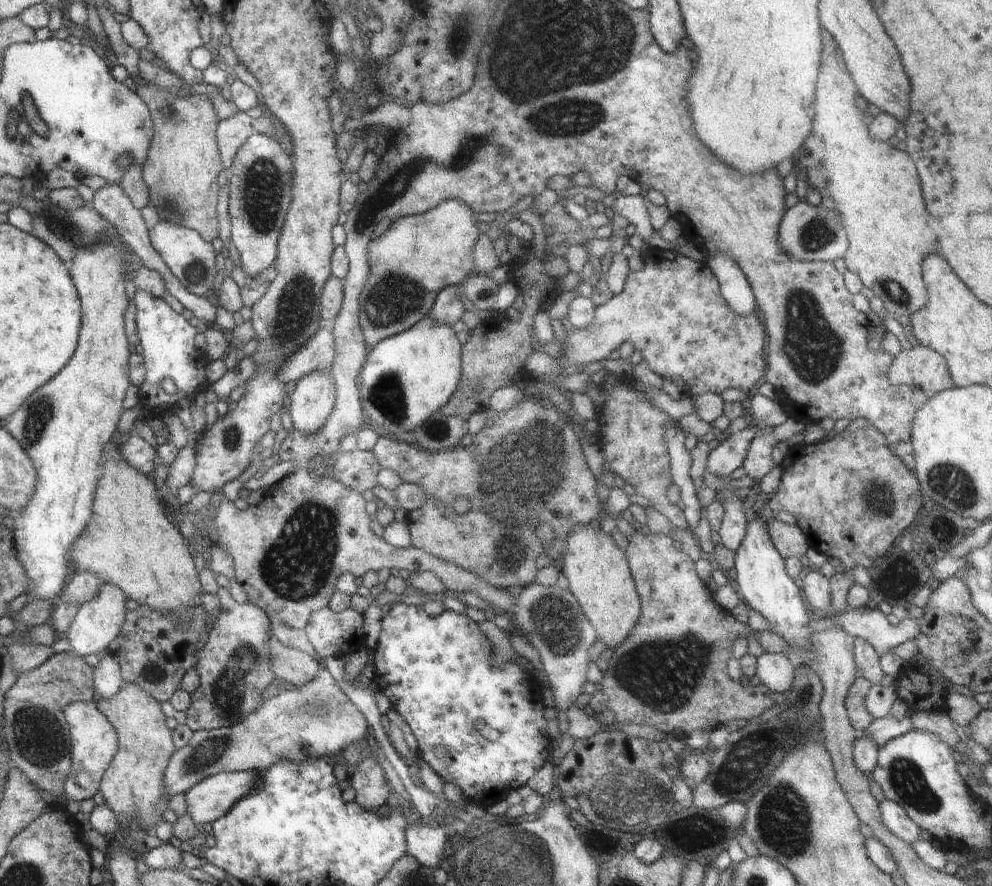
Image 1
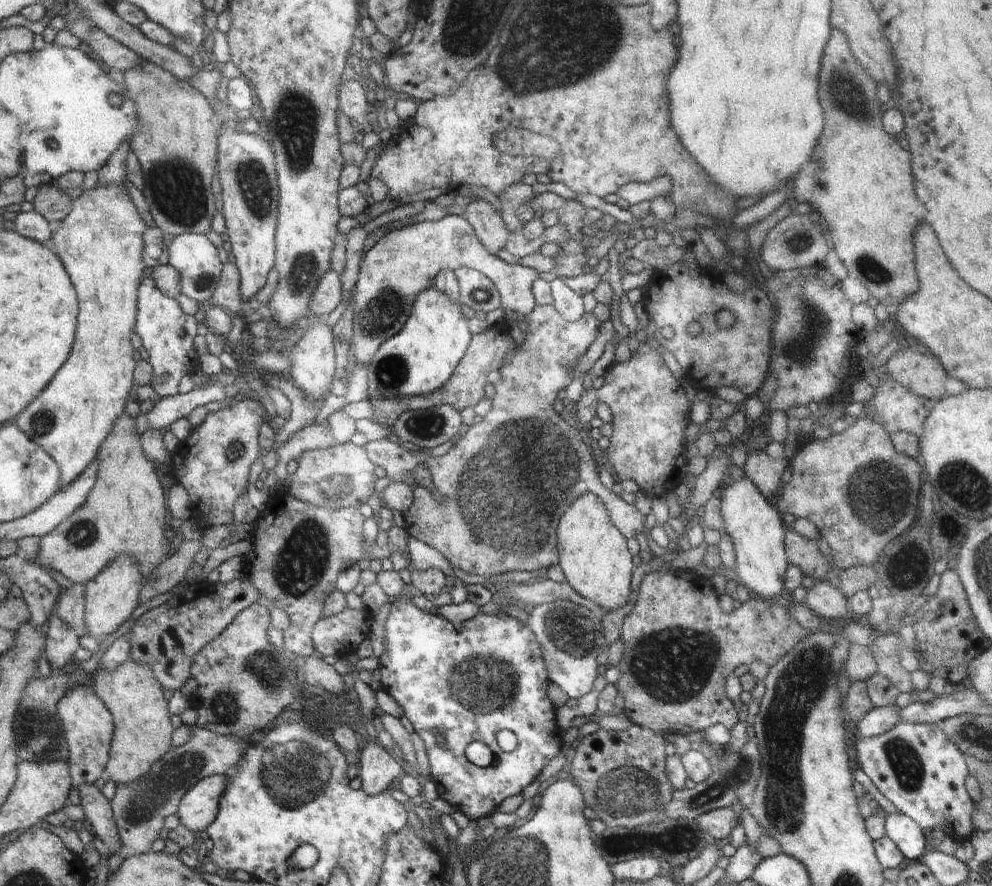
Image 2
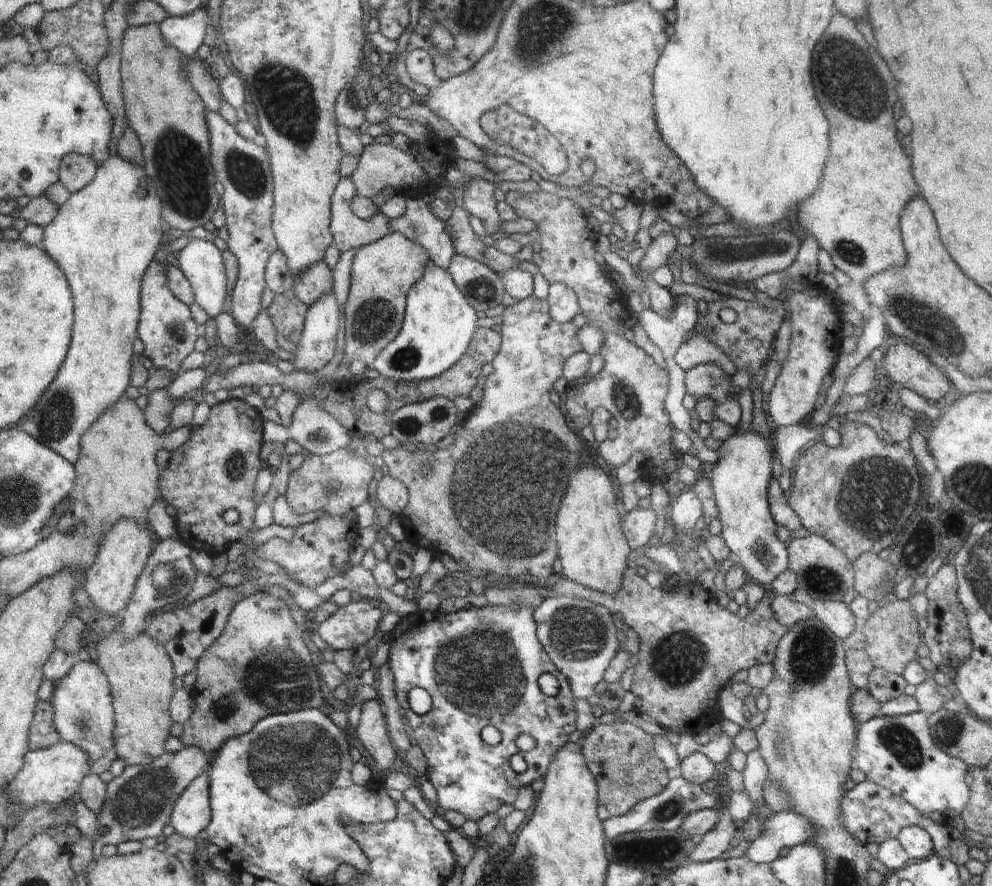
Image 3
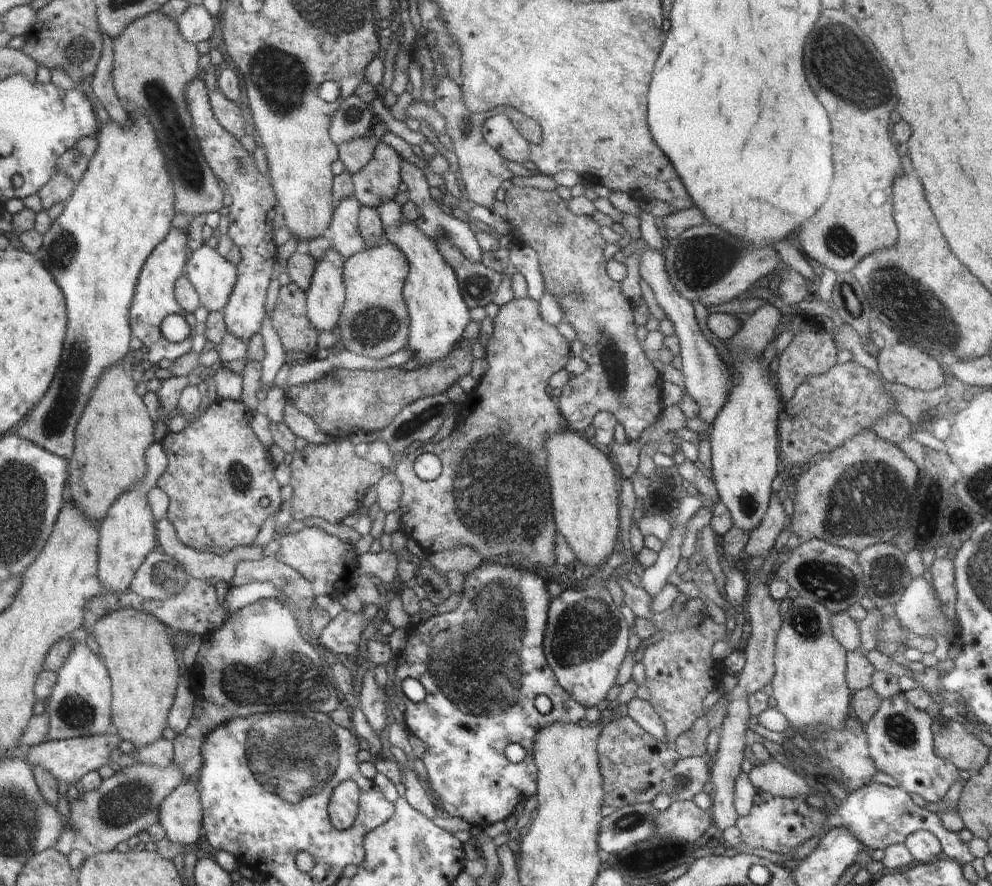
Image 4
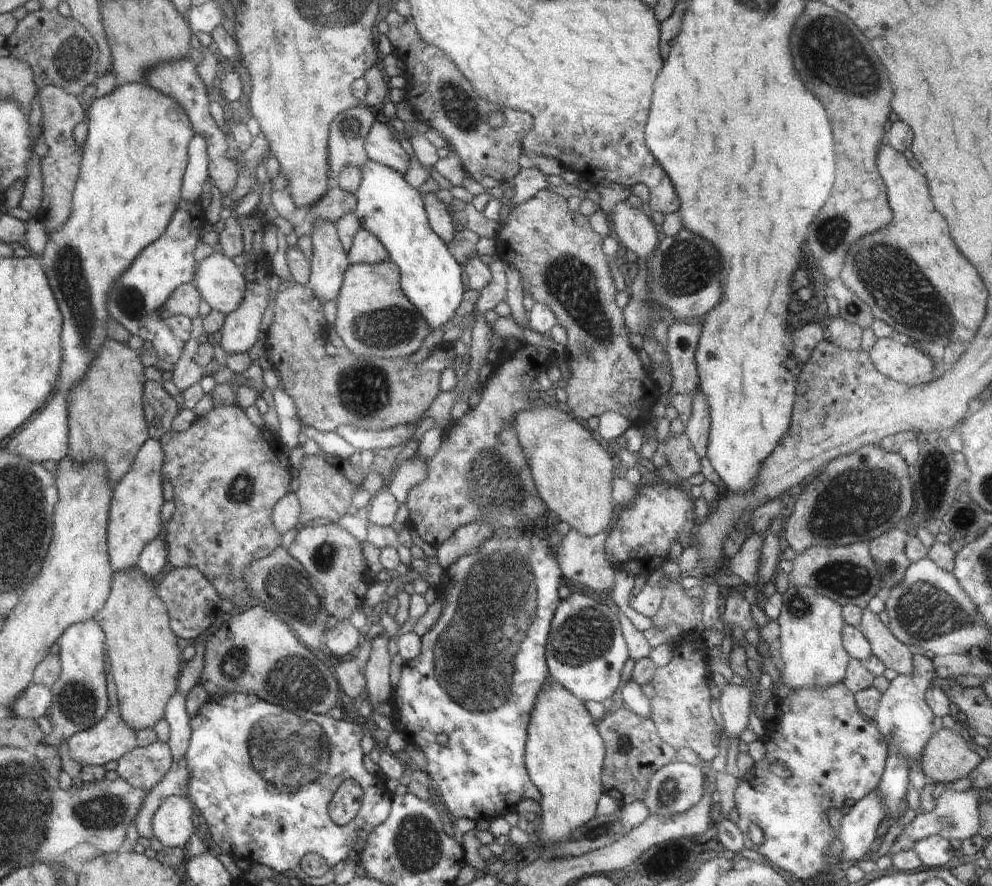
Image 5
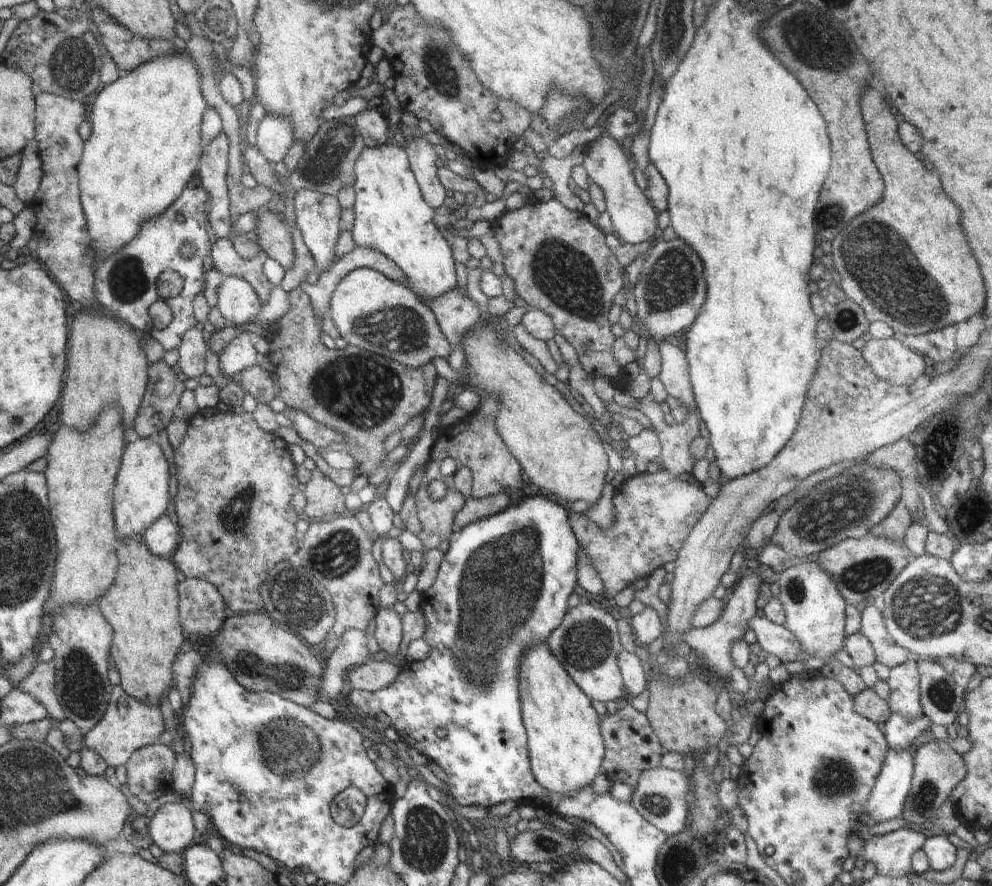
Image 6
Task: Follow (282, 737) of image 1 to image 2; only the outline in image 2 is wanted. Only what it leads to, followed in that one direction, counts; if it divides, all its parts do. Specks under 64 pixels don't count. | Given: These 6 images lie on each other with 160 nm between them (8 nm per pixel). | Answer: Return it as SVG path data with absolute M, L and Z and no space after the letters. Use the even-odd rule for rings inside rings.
M194 726L190 740L170 749L142 778L119 784L109 801L121 844L136 855L144 854L142 850L148 851L164 826L164 818L176 814L182 797L203 778L210 775L228 776L230 770L240 762L245 748L254 744L256 739L257 735L239 739Z

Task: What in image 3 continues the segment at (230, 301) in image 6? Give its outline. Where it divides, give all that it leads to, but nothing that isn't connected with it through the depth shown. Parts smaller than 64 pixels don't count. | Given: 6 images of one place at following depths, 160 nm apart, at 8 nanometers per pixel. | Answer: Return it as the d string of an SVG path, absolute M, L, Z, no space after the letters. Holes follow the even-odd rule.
M193 239L172 258L190 282L195 302L214 319L225 311L227 295L230 294L228 274L225 270L225 262L222 262L222 255L220 249L209 241Z

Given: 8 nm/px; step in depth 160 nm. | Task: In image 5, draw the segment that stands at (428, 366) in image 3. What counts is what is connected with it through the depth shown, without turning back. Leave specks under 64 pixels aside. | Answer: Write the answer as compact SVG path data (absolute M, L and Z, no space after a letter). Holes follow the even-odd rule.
M368 160L361 168L361 173L360 186L354 193L357 200L354 212L359 218L361 228L378 238L388 251L390 260L397 263L401 273L401 290L421 312L431 330L444 326L454 316L456 308L462 302L462 294L464 294L462 270L458 262L452 258L444 239L431 226L425 210L424 197L417 188L406 181L404 173L382 163Z

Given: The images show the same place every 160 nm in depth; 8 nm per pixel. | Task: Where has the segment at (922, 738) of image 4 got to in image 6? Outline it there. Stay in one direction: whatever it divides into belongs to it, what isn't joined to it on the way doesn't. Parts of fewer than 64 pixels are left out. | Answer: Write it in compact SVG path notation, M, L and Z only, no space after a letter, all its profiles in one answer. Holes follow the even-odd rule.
M905 661L890 669L887 683L890 687L888 704L891 712L907 717L923 714L920 702L919 670L916 661Z

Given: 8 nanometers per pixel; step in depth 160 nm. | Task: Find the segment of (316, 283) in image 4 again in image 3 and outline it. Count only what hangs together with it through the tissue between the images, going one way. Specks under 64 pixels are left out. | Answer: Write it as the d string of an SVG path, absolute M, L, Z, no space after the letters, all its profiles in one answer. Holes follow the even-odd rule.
M332 291L308 307L304 334L293 352L297 370L316 373L334 358L340 322L340 308Z

